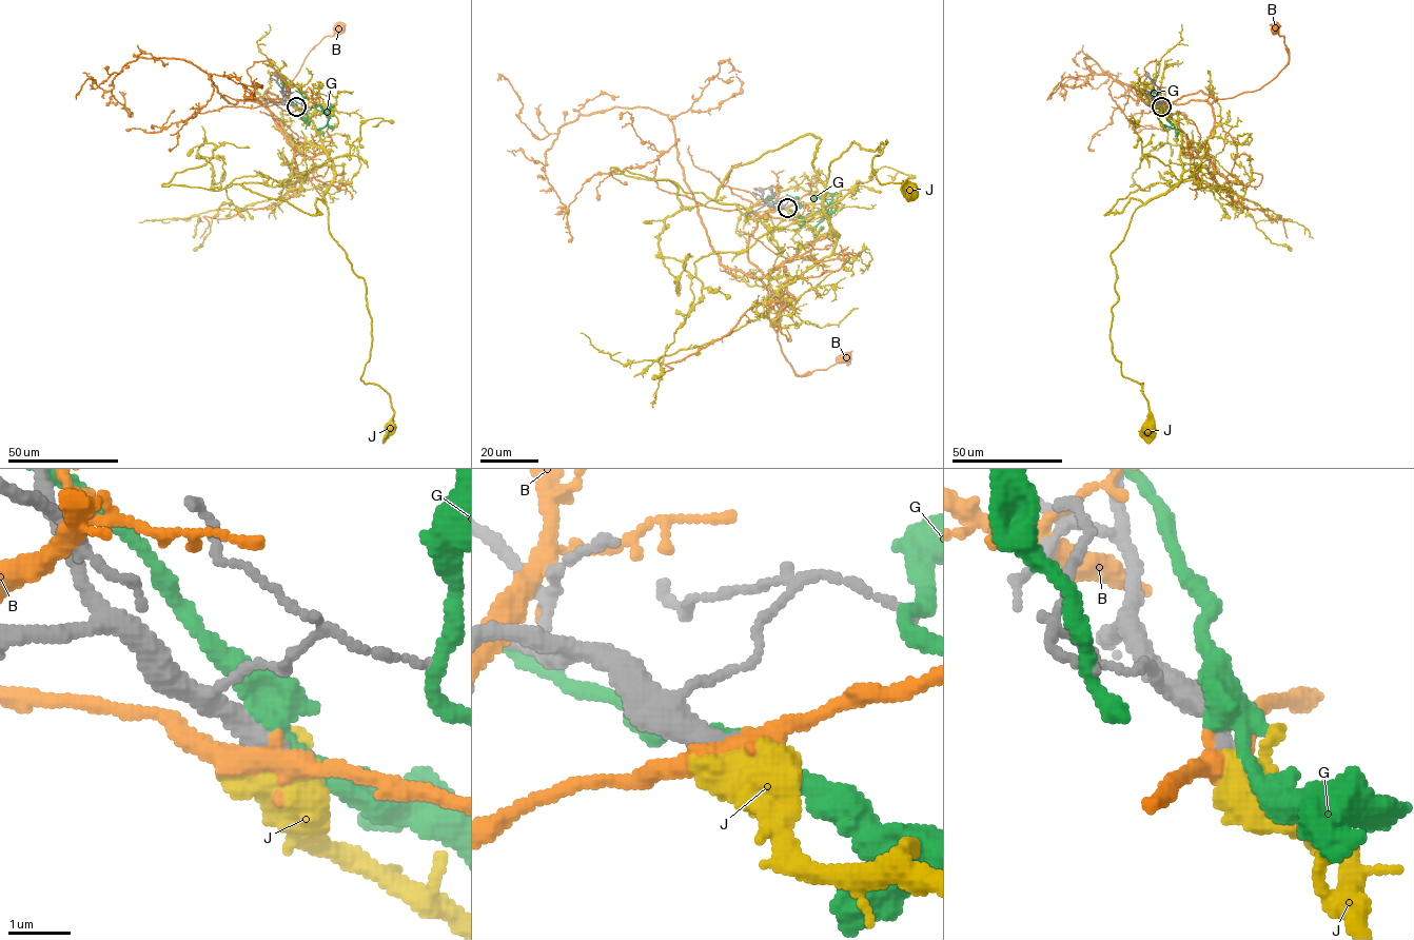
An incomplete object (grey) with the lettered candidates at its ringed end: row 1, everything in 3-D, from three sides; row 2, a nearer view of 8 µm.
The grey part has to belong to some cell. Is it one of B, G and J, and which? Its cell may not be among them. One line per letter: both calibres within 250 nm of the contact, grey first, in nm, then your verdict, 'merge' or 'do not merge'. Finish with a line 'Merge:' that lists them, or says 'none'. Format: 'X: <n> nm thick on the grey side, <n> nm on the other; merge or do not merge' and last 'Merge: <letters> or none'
B: 400 nm thick on the grey side, 400 nm on the other; do not merge
G: 440 nm thick on the grey side, 480 nm on the other; do not merge
J: 360 nm thick on the grey side, 550 nm on the other; merge
Merge: J

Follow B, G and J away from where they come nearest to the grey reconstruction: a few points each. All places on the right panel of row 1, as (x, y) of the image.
B: (1160, 106), (1200, 91), (1225, 99), (1261, 87), (1278, 74), (1289, 58), (1284, 37), (1275, 30)
G: (1160, 105), (1169, 110), (1165, 108), (1159, 120), (1178, 130), (1175, 136)
J: (1161, 106), (1180, 133), (1181, 178), (1136, 210), (1111, 255), (1112, 352), (1123, 375), (1142, 383), (1149, 428)

